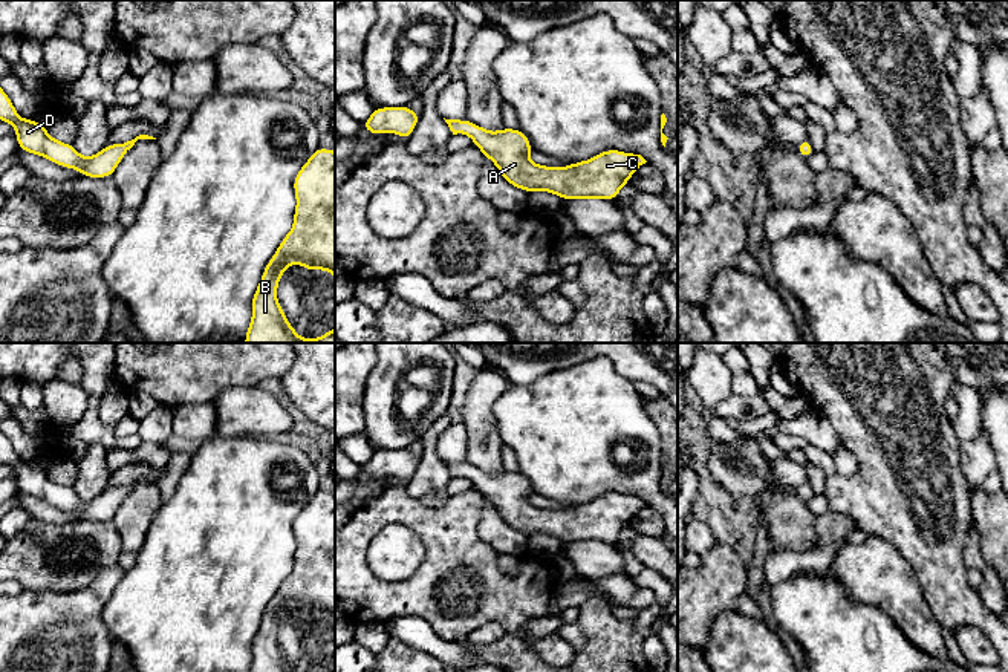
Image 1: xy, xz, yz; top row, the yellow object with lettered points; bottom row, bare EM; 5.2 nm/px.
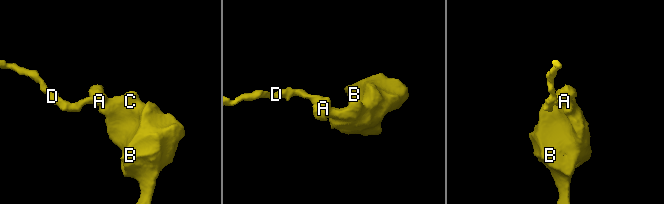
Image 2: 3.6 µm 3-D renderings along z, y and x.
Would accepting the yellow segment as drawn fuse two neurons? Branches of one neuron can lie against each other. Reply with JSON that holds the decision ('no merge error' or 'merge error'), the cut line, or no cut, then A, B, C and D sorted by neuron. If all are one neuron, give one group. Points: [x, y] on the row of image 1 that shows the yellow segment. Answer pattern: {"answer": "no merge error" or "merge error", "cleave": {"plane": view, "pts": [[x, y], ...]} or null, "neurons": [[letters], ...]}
{"answer": "no merge error", "cleave": null, "neurons": [["A", "B", "C", "D"]]}

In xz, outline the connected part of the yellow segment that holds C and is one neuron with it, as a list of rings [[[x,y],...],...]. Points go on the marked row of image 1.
[[[445,119],[453,135],[465,133],[474,141],[474,145],[482,150],[483,156],[491,159],[500,175],[512,187],[523,191],[548,191],[569,199],[604,199],[615,201],[618,191],[629,184],[632,175],[647,161],[638,153],[624,153],[615,148],[601,152],[593,158],[581,162],[574,162],[566,167],[546,167],[534,164],[528,153],[532,150],[529,138],[519,129],[502,129],[489,132],[468,119]]]

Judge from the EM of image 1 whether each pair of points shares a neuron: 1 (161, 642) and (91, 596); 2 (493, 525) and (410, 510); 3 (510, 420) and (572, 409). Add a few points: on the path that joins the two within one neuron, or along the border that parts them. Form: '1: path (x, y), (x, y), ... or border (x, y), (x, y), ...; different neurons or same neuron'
1: border (124, 574), (103, 610), (103, 623), (113, 639); different neurons
2: border (482, 499), (477, 534), (497, 553); different neurons
3: path (525, 420), (557, 420); same neuron

